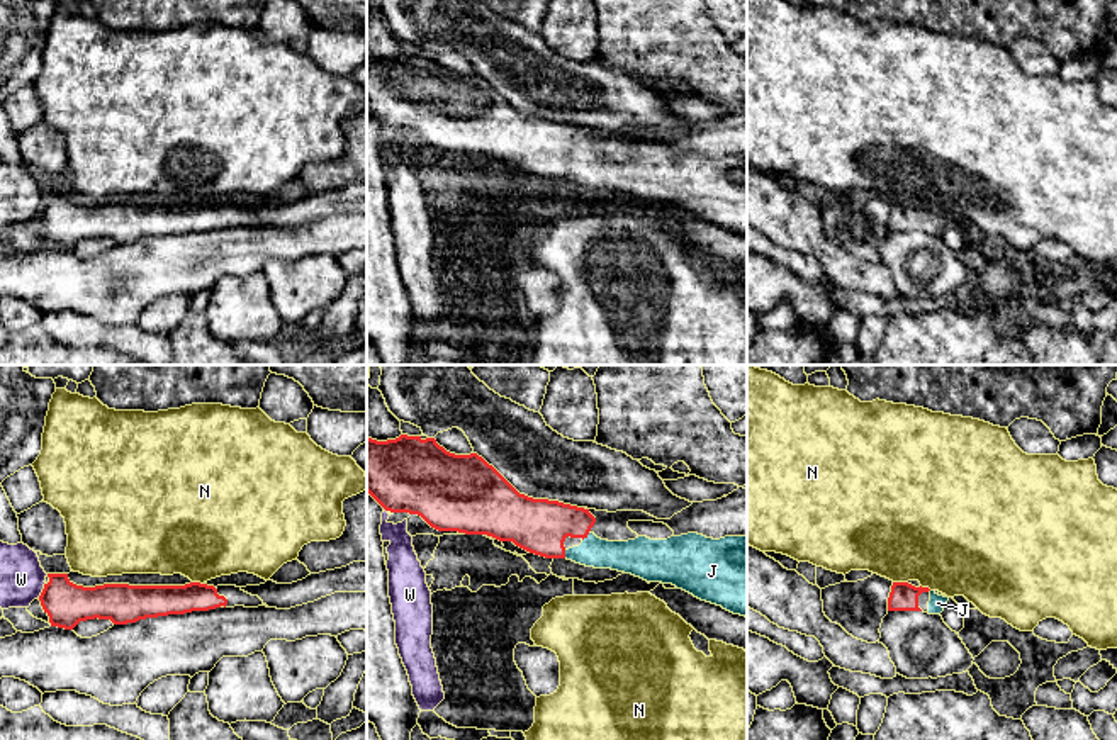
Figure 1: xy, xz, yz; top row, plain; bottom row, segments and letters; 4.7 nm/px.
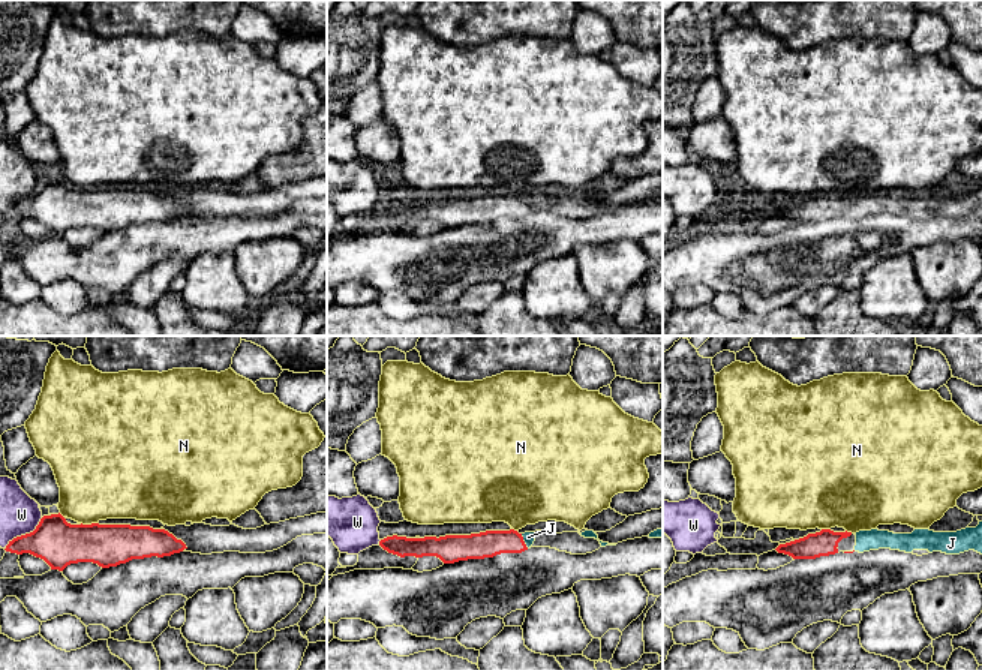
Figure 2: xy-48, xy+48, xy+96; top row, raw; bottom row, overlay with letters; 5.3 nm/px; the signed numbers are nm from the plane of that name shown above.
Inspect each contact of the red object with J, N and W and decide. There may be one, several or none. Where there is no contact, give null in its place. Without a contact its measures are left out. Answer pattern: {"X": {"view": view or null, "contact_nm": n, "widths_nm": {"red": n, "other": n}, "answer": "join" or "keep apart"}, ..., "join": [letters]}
{"J": {"view": "xz", "contact_nm": 50, "widths_nm": {"red": 260, "other": 160}, "answer": "join"}, "N": {"view": "yz", "contact_nm": 70, "widths_nm": {"red": 140, "other": 480}, "answer": "keep apart"}, "W": {"view": "xy", "contact_nm": 80, "widths_nm": {"red": 200, "other": 200}, "answer": "keep apart"}, "join": ["J"]}

